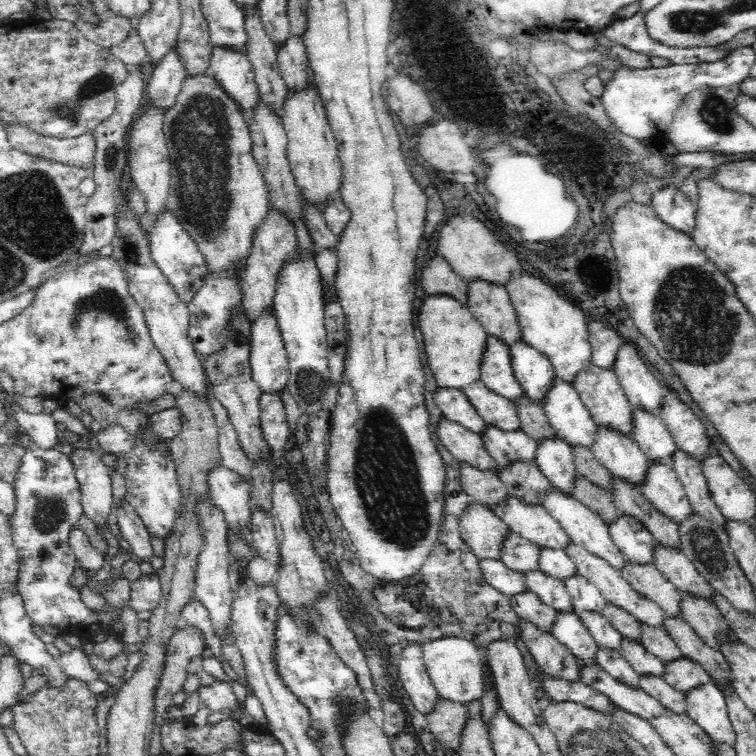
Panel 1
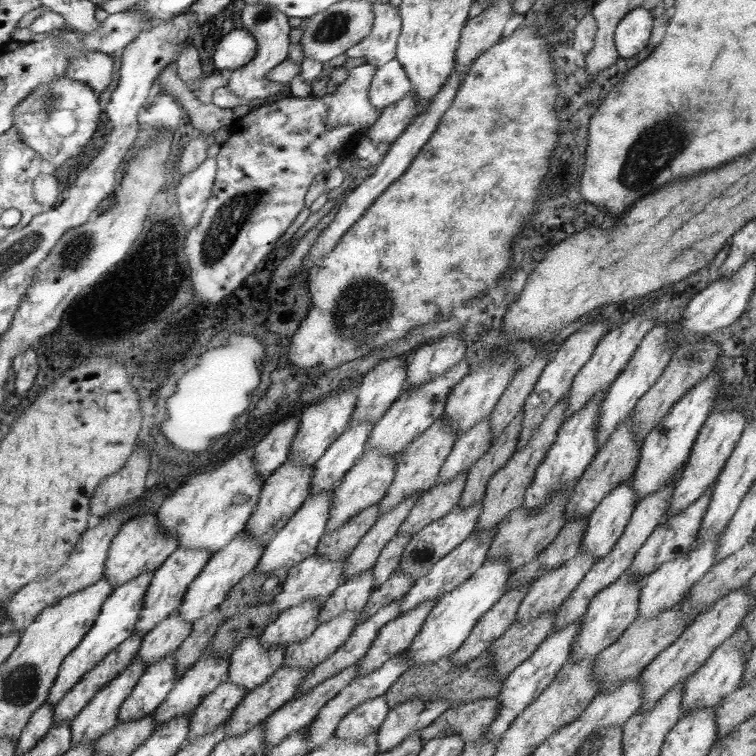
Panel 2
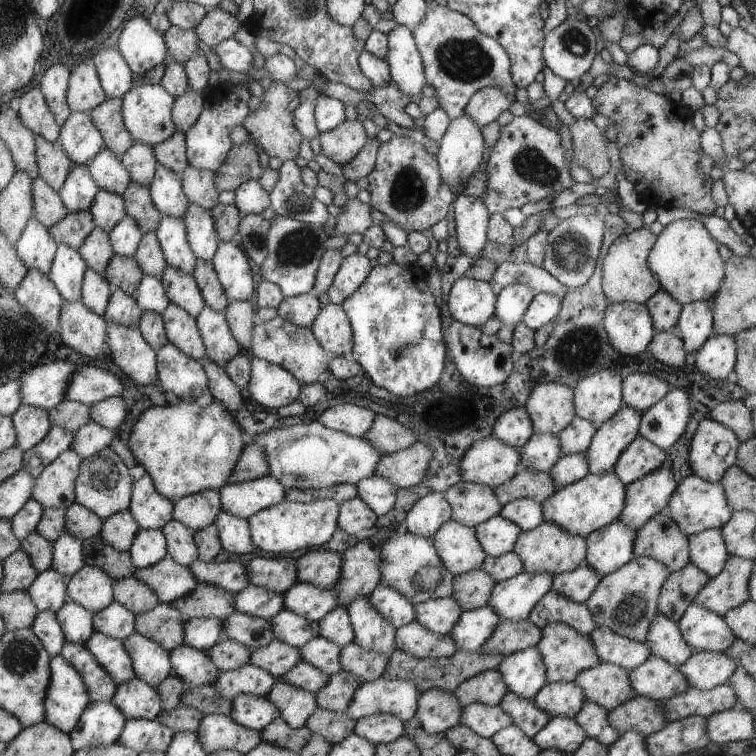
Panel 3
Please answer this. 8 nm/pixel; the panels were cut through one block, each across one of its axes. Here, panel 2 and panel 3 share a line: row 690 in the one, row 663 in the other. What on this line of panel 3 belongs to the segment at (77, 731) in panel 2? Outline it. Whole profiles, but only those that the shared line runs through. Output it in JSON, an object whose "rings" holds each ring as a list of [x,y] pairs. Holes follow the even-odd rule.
{"rings":[[[96,631],[85,642],[85,646],[118,686],[135,677],[131,655],[127,653],[127,649],[120,639],[113,639]]]}

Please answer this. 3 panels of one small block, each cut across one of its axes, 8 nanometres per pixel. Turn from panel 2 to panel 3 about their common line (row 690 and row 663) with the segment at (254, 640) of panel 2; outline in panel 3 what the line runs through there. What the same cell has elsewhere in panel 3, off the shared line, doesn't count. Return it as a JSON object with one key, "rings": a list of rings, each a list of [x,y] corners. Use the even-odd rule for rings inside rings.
{"rings":[[[248,662],[233,671],[220,673],[212,686],[221,697],[232,701],[240,695],[266,697],[275,682],[275,675]]]}

